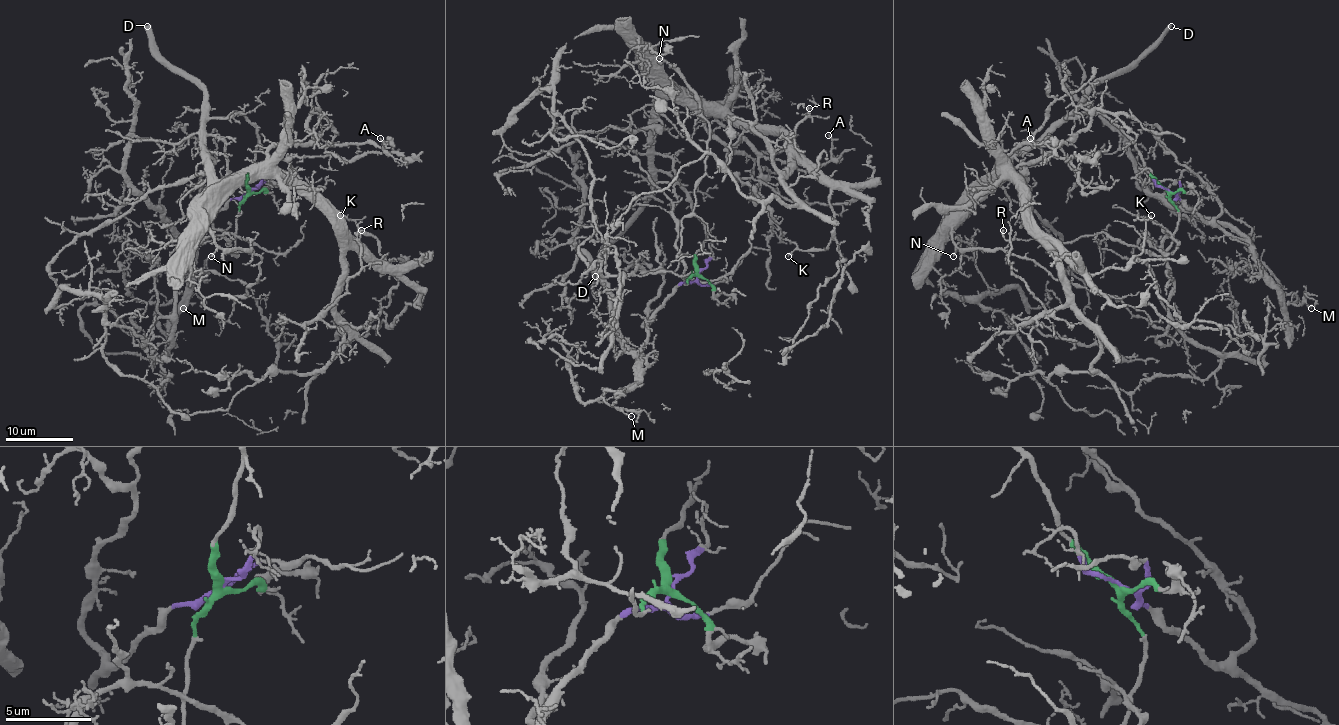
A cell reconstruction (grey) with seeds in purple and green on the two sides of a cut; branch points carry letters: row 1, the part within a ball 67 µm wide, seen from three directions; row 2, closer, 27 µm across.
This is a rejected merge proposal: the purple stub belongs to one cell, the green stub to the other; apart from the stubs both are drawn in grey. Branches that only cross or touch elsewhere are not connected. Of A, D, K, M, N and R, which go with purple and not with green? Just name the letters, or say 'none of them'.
M

